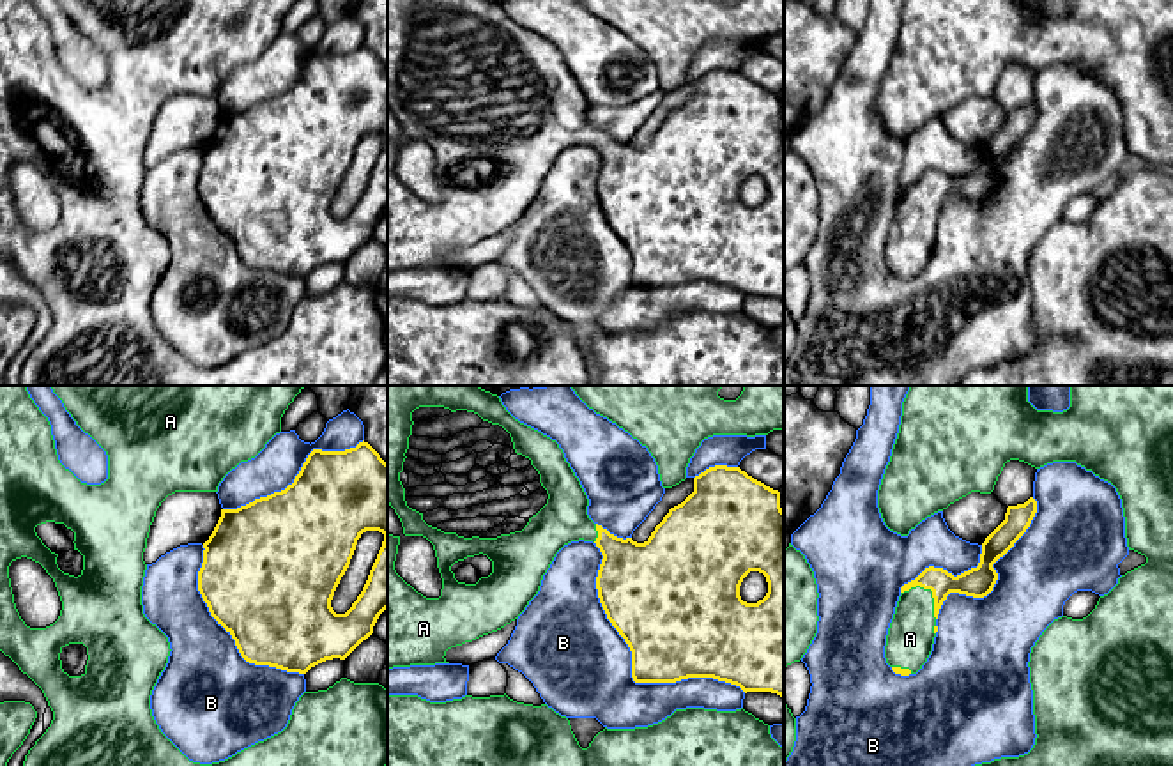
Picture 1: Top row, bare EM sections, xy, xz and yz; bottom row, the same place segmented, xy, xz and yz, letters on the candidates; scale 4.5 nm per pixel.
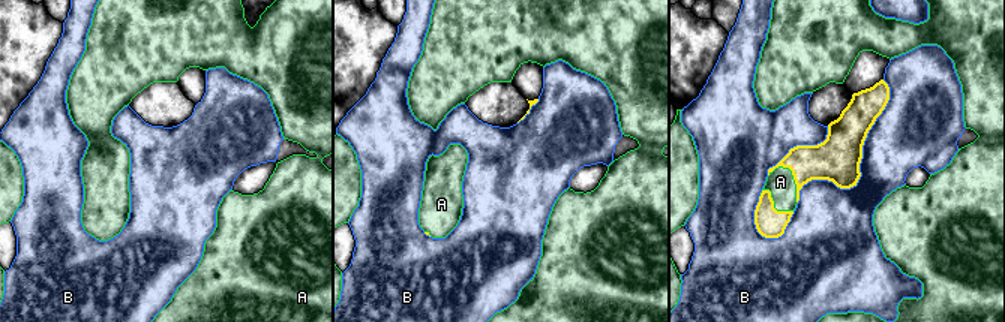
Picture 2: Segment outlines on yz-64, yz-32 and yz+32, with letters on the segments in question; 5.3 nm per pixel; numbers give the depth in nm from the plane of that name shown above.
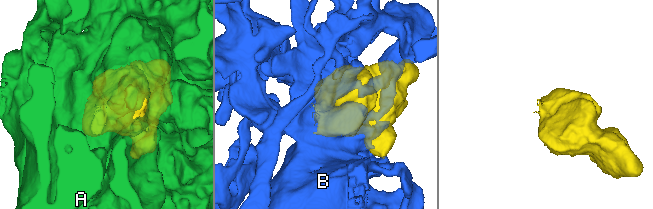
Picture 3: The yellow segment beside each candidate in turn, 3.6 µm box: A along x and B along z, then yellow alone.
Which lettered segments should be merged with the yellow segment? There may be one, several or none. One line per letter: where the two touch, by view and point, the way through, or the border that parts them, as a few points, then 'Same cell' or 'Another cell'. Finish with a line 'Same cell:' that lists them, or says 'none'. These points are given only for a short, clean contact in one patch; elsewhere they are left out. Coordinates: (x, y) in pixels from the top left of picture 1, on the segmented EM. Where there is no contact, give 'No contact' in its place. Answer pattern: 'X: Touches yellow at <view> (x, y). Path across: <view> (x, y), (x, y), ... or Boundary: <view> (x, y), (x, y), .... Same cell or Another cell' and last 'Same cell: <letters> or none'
A: Touches yellow at yz (929, 588). Same cell
B: Touches yellow at xz (632, 667). Another cell
Same cell: A

